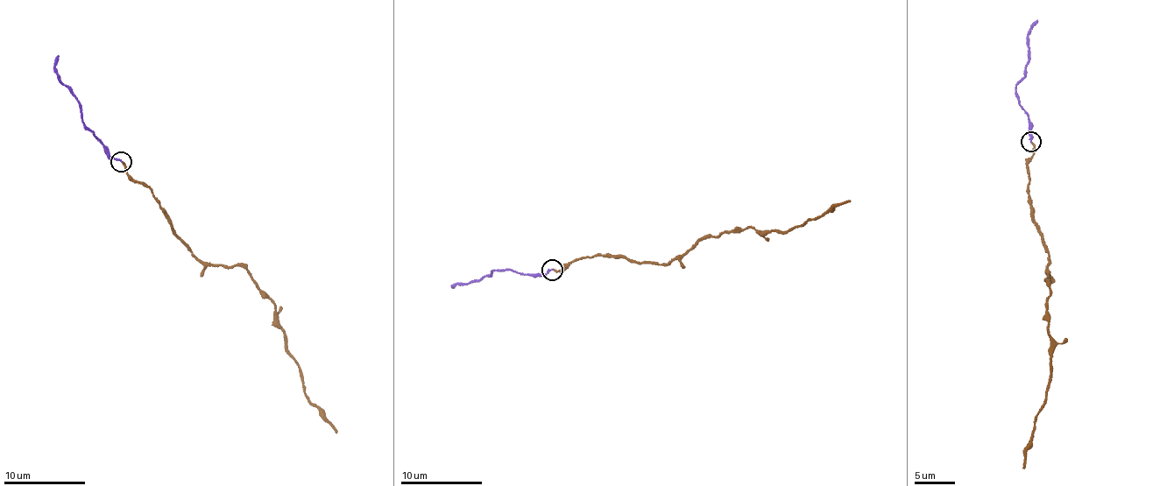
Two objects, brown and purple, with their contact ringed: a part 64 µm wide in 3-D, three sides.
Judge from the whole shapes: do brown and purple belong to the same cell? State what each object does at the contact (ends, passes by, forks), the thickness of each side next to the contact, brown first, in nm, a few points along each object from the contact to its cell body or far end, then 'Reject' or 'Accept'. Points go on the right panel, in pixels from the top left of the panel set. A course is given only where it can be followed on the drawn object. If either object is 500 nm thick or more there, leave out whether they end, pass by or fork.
At the ring brown ends. At the ring purple ends. Thickness 170 nm (brown) against 180 nm. Course of brown: (1032, 142), (1028, 194), (1035, 228), (1050, 259), (1046, 280), (1050, 291), (1050, 379), (1024, 468). Course of purple: (1031, 141), (1031, 126), (1015, 90), (1027, 62), (1029, 33), (1037, 20). Accept

